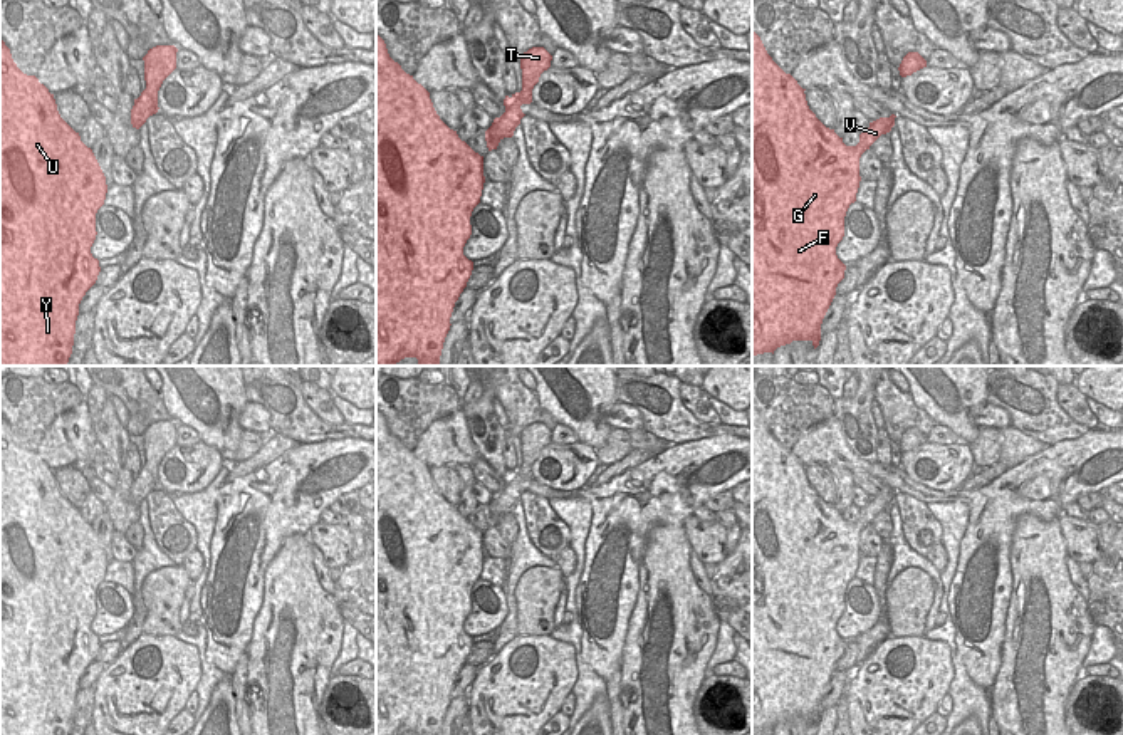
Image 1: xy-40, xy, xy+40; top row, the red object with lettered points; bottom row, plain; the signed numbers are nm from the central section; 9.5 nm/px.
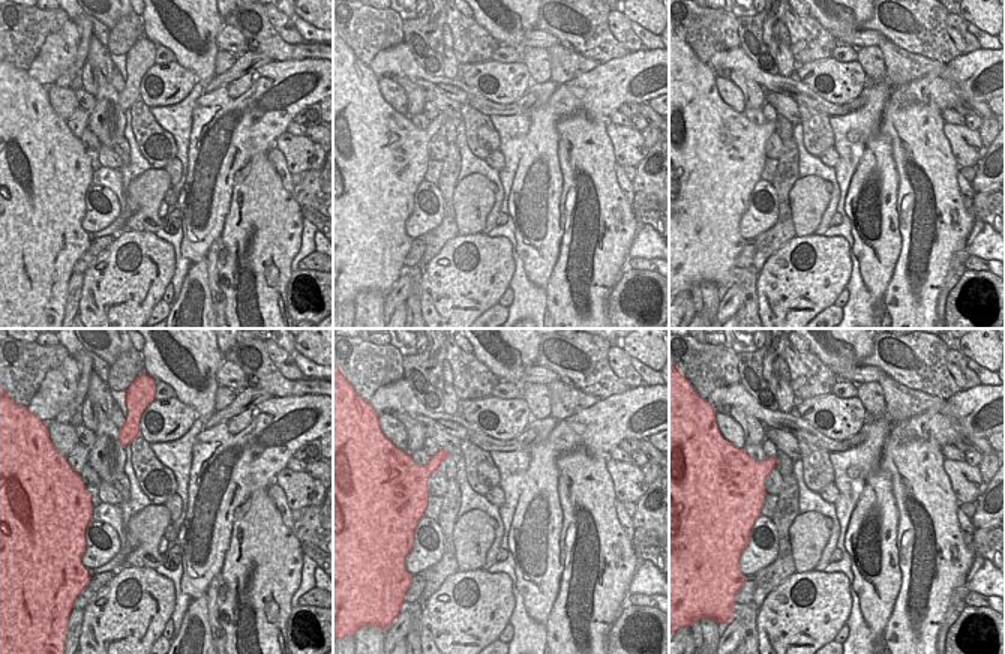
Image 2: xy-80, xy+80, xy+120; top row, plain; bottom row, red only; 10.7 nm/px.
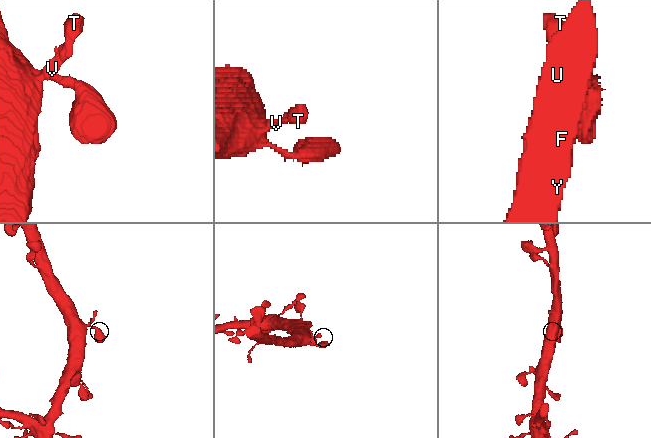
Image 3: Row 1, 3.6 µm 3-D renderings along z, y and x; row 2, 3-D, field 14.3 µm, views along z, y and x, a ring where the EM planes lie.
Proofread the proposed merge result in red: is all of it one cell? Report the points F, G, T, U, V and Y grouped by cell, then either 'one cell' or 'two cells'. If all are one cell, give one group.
F G T U V Y | one cell

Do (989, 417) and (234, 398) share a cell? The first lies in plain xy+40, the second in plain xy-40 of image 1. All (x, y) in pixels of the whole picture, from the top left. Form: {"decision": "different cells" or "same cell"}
{"decision": "different cells"}

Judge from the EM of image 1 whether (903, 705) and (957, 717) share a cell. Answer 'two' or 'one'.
two

